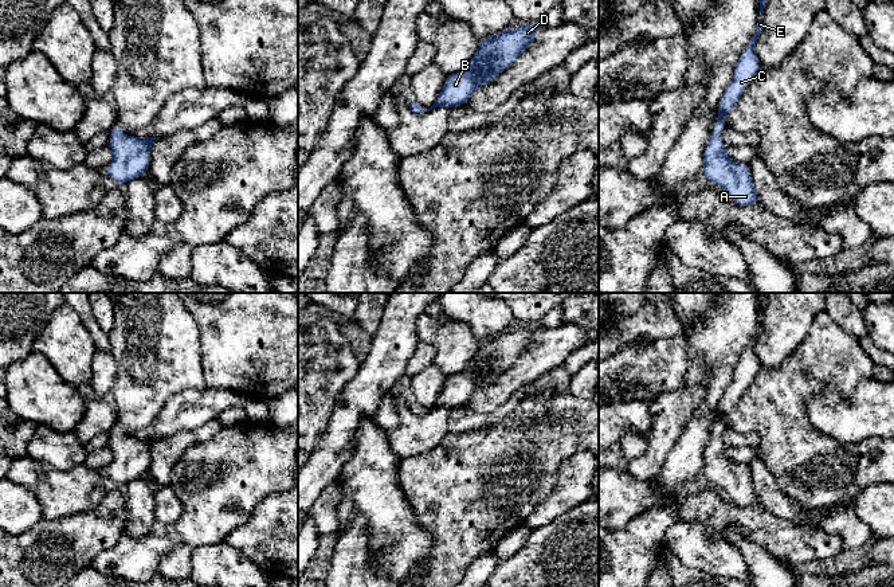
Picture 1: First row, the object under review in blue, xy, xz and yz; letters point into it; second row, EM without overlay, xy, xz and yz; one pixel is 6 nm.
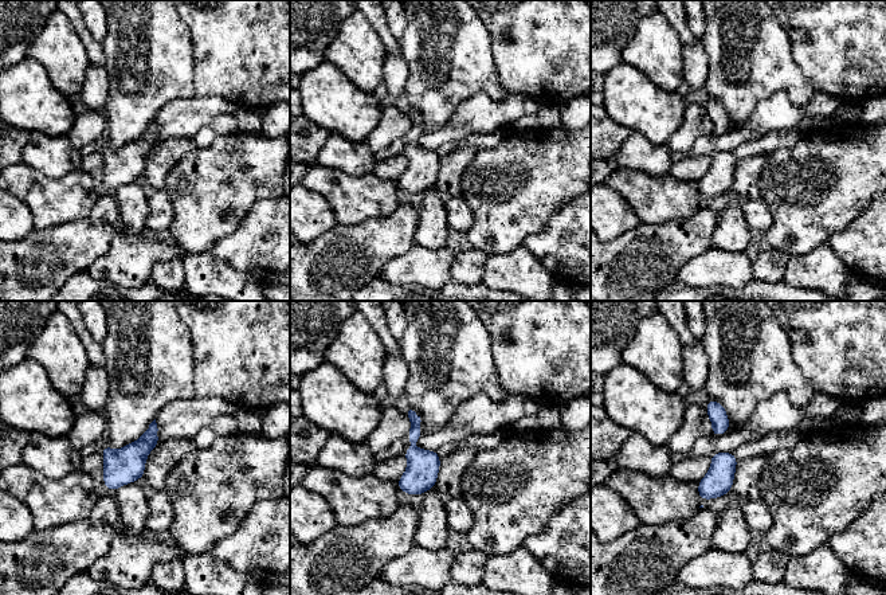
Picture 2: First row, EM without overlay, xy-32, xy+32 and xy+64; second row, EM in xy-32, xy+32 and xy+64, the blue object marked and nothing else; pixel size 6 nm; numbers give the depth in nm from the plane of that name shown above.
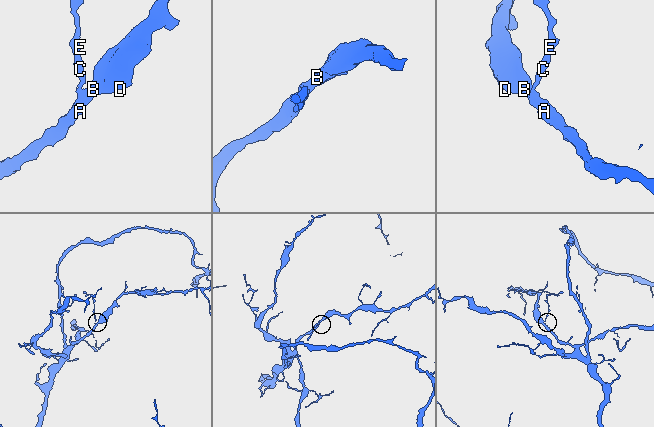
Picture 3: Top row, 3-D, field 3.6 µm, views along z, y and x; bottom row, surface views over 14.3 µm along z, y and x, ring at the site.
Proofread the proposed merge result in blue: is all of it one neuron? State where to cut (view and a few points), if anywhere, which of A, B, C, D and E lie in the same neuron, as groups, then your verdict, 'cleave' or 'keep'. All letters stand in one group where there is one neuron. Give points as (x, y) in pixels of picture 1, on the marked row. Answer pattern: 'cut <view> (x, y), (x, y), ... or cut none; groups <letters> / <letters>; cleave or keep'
cut none; groups A B C D E; keep

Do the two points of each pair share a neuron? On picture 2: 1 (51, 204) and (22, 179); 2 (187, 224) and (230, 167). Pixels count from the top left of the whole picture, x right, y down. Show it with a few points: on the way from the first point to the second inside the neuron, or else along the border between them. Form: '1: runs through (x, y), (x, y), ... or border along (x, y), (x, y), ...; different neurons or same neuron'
1: runs through (44, 198), (28, 184); same neuron
2: runs through (202, 210), (210, 202), (211, 191), (220, 181); same neuron

